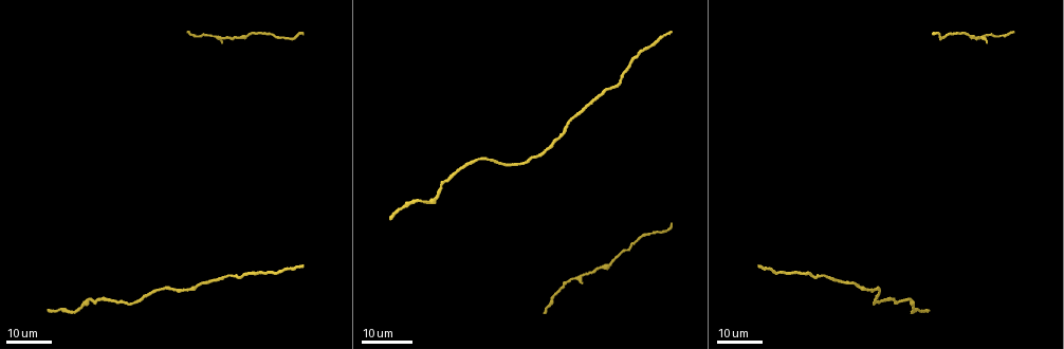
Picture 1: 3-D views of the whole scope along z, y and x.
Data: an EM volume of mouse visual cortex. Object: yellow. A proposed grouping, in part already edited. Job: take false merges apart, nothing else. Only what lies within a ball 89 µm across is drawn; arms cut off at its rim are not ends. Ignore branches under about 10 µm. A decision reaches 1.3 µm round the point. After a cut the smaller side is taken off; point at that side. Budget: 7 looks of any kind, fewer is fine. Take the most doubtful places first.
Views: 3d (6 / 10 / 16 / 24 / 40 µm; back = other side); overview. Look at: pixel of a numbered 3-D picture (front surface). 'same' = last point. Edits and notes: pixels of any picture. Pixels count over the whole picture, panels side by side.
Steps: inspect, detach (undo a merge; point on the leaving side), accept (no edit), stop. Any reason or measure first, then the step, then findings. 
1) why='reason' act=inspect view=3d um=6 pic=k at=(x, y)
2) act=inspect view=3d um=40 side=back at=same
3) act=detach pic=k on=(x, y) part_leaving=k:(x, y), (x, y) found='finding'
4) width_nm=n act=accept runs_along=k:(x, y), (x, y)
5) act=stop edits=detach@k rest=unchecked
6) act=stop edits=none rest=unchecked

why='calibre changes' act=inspect view=3d um=24 pic=1 at=(221, 39)

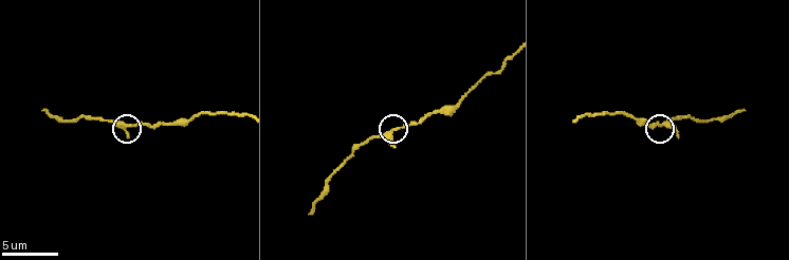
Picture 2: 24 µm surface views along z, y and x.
act=inspect view=3d um=10 pic=2 at=(399, 128)

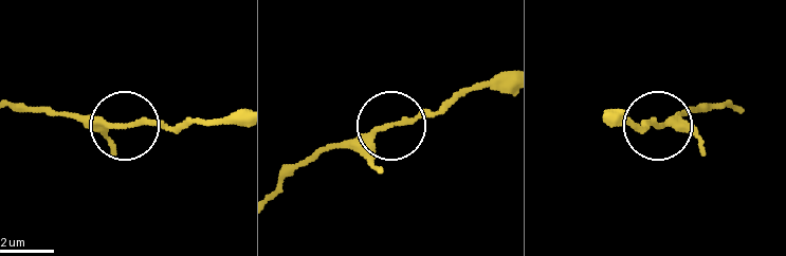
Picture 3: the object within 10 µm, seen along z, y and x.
width_nm=190 act=accept found='continuous, no second neuron'

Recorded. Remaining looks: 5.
why='a narrow waist' act=inspect view=3d um=24 pic=1 at=(441, 185)

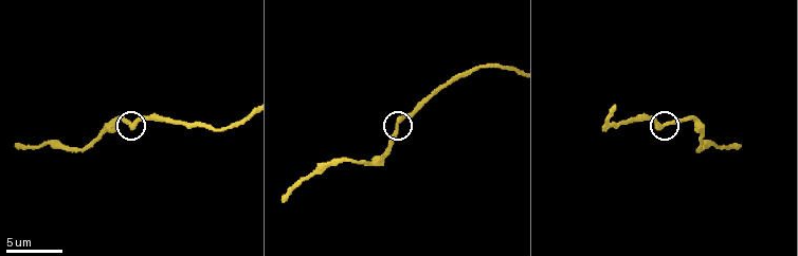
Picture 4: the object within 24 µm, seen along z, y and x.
act=inspect view=3d um=10 pic=4 at=(666, 124)

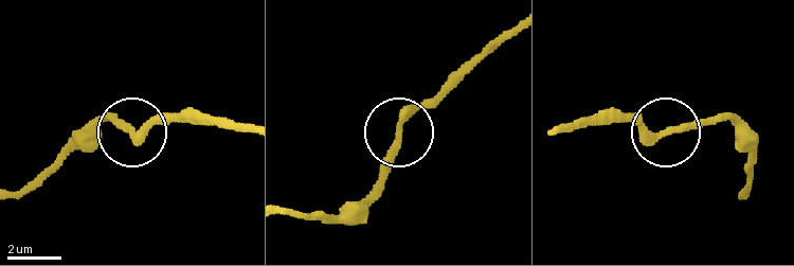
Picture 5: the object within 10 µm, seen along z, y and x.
arms=3 act=accept found='all the same neuron'

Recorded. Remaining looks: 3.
why='thin neck' act=inspect view=3d um=24 pic=1 at=(286, 38)

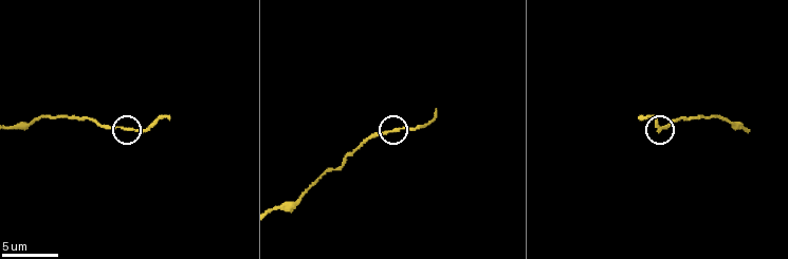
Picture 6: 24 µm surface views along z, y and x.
act=inspect view=3d um=6 pic=6 at=(393, 128)

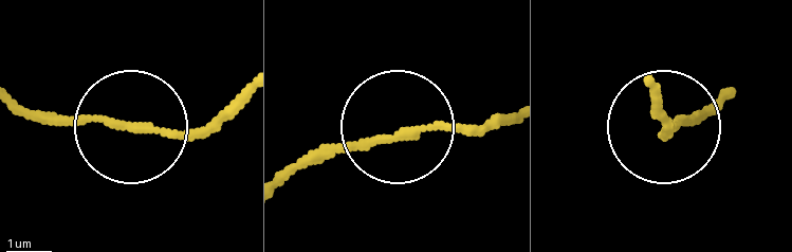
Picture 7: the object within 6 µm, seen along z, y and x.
act=accept found='continuous, no second neuron'

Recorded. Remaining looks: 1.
act=stop edits=none rest=unchecked

